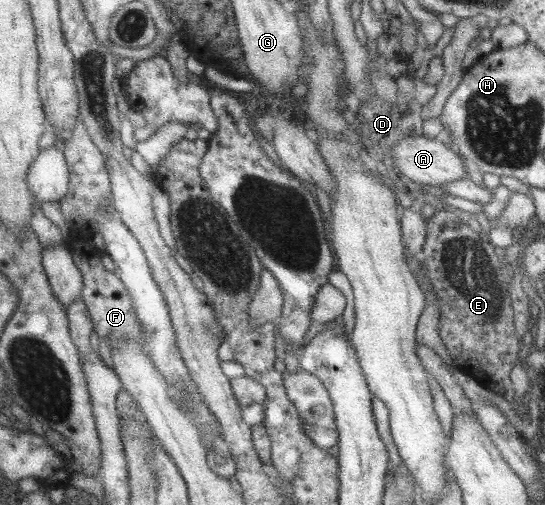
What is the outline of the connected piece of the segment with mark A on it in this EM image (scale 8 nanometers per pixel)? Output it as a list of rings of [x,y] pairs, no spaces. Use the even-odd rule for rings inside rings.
[[[423,136],[401,138],[391,146],[391,157],[394,158],[394,165],[406,177],[415,184],[433,185],[440,187],[444,183],[451,183],[468,177],[466,164],[457,153],[447,149],[443,142],[428,139]]]

